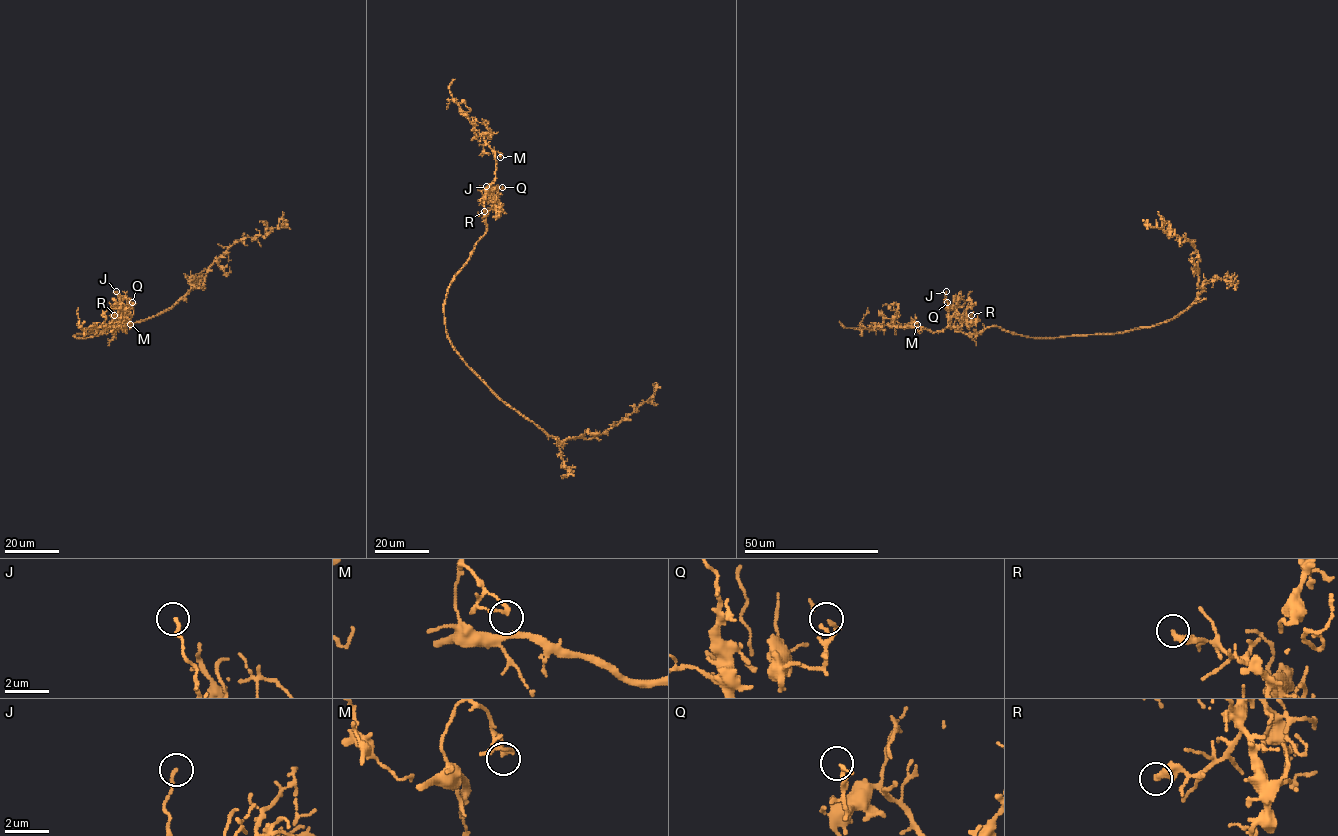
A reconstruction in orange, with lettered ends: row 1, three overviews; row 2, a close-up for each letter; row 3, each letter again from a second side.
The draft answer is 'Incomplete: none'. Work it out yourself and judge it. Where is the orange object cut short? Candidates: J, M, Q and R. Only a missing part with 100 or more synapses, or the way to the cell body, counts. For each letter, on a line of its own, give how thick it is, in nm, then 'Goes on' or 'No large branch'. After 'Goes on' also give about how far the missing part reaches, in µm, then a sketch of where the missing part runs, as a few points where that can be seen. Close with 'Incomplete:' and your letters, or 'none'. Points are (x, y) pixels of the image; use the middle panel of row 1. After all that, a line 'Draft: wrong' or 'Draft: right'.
J: Thickness 170 nm. No large branch
M: Thickness 120 nm. No large branch
Q: Thickness 200 nm. No large branch
R: Thickness 360 nm. No large branch
Incomplete: none
Draft: right

